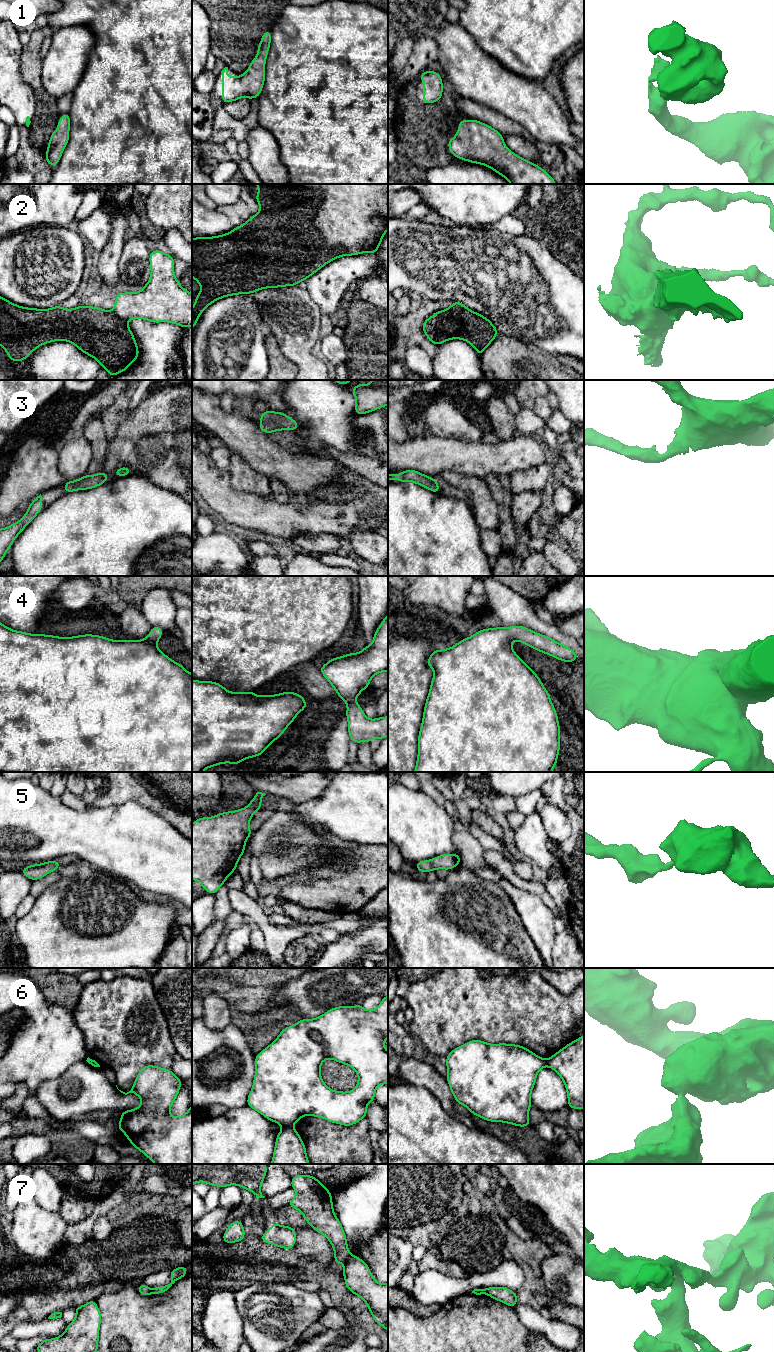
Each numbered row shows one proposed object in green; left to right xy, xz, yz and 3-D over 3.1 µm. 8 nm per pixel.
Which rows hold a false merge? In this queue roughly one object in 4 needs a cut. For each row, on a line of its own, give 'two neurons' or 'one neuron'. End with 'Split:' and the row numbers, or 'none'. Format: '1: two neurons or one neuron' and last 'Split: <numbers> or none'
1: one neuron
2: one neuron
3: one neuron
4: one neuron
5: one neuron
6: two neurons
7: two neurons
Split: 6, 7

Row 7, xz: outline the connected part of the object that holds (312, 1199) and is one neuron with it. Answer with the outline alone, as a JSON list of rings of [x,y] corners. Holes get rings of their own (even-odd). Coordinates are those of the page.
[[[309,1174],[292,1177],[291,1187],[296,1195],[287,1207],[299,1210],[305,1221],[330,1241],[335,1253],[335,1264],[345,1263],[351,1253],[341,1222],[333,1210],[330,1191]]]

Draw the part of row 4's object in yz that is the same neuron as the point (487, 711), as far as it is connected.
[[[516,625],[508,628],[482,629],[474,635],[461,640],[448,649],[434,650],[427,659],[427,665],[434,671],[428,697],[424,706],[422,724],[418,735],[418,756],[414,772],[552,772],[557,764],[560,751],[560,726],[550,694],[545,689],[537,674],[514,652],[511,641],[519,641],[525,645],[557,658],[563,662],[574,662],[579,656],[569,647],[562,645],[553,638],[539,634],[524,626]]]

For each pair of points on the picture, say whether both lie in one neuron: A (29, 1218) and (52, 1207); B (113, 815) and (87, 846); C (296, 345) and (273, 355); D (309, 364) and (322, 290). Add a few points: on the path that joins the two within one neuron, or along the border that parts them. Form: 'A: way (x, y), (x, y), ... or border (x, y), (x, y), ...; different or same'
A: border (38, 1205), (50, 1212), (59, 1213); different
B: way (110, 823), (95, 838); same
C: border (268, 332), (273, 335), (280, 351), (298, 368); different
D: border (306, 289), (310, 298), (323, 315); different

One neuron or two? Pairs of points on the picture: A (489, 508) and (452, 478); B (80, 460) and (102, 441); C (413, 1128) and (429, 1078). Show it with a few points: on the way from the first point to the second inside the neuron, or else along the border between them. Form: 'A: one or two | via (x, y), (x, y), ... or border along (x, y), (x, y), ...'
A: one | via (480, 499), (461, 481)
B: two | border along (81, 434), (92, 451), (87, 473)
C: two | border along (405, 1082), (417, 1087), (424, 1087), (441, 1106)

